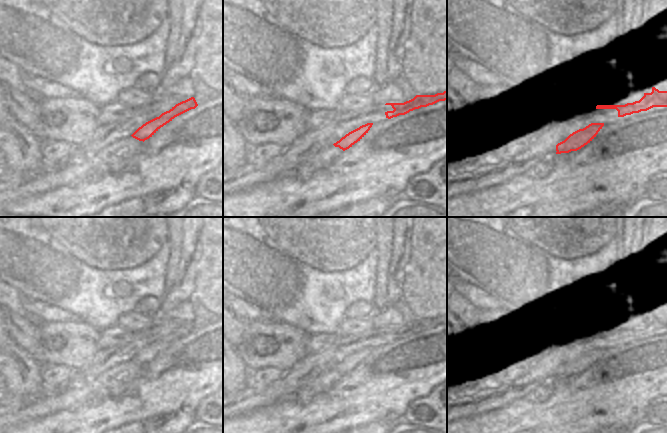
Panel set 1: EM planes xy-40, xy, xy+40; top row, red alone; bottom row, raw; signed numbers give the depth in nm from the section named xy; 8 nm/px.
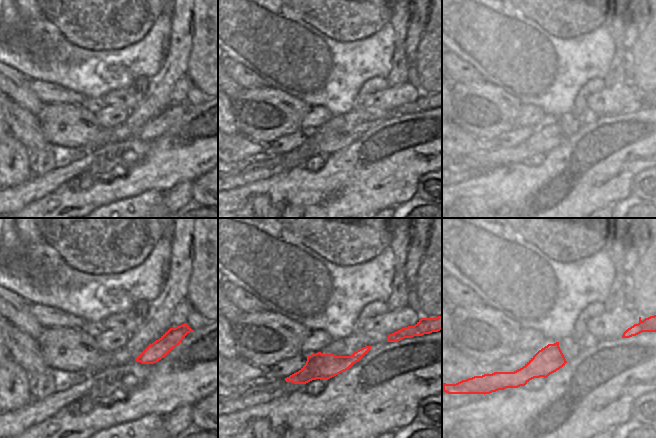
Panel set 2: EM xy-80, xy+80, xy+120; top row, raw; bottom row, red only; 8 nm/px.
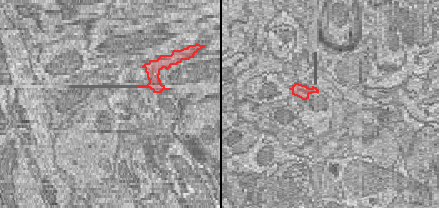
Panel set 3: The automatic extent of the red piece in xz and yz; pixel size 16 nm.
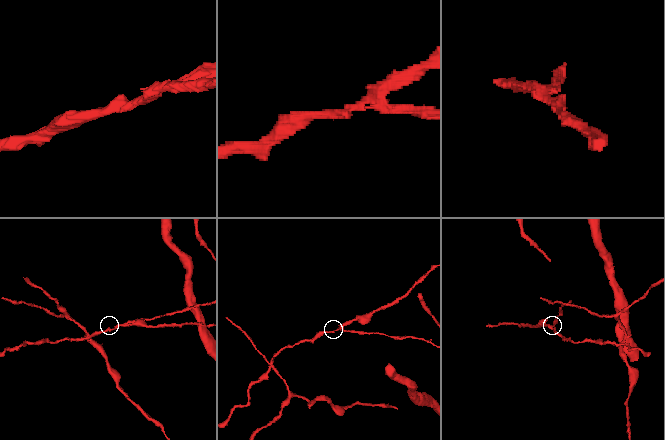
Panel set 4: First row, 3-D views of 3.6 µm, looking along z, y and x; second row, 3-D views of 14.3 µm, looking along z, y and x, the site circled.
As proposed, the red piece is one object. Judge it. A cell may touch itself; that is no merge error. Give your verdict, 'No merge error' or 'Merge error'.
Merge error

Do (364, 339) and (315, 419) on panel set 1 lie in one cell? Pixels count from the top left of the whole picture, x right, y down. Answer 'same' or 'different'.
different

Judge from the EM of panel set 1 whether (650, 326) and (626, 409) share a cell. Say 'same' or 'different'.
different

